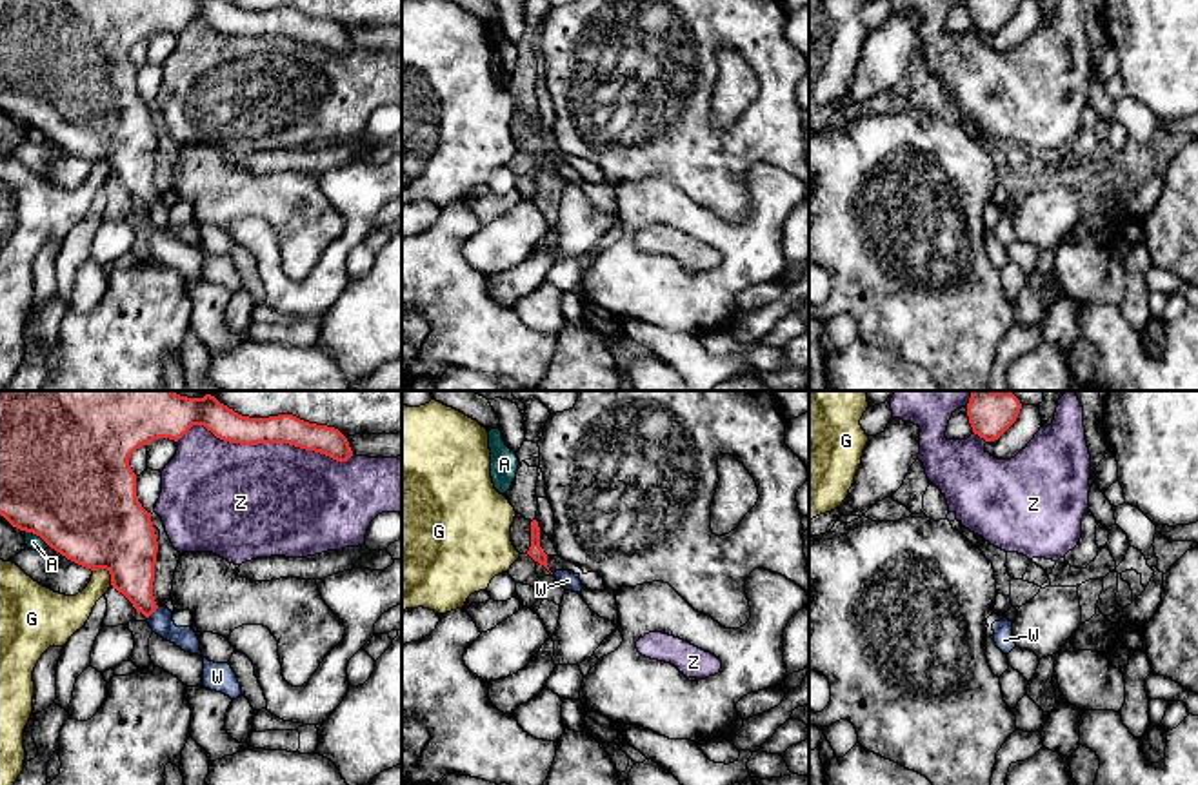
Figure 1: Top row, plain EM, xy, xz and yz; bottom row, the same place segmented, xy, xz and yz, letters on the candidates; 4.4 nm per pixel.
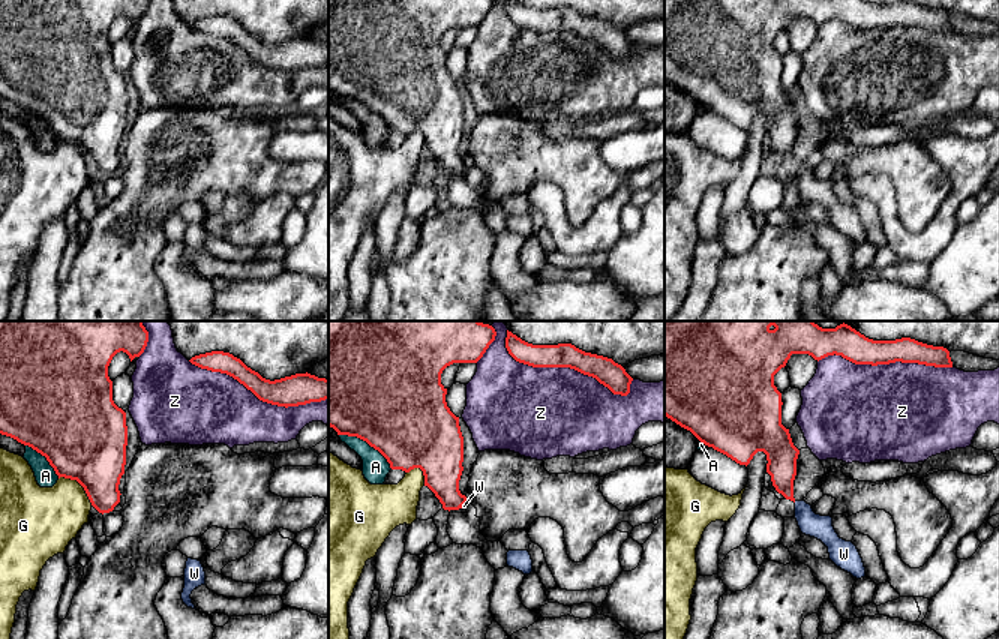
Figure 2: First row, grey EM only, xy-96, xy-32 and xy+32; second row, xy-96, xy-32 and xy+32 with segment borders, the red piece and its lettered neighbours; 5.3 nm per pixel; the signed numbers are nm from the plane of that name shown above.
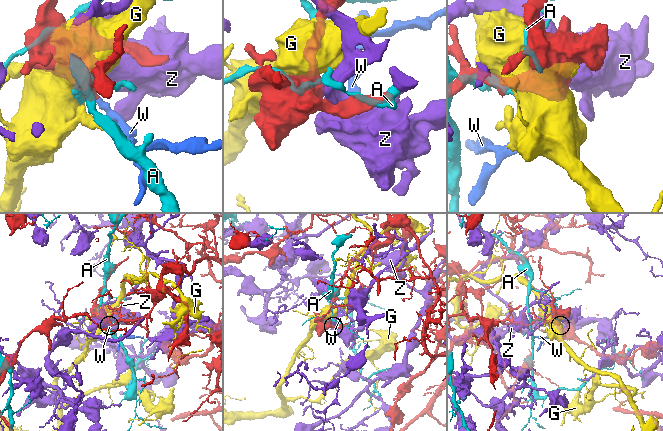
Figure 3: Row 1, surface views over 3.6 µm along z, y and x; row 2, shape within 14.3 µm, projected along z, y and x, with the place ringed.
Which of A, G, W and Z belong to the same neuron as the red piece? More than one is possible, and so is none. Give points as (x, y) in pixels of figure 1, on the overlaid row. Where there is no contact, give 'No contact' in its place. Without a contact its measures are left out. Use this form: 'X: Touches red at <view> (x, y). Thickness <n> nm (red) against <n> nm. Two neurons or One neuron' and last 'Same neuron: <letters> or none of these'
A: Touches red at xy (39, 535). Thickness 500 nm (red) against 70 nm. Two neurons
G: Touches red at xy (106, 569). Thickness 440 nm (red) against 160 nm. Two neurons
W: Touches red at xy (153, 611). Thickness 220 nm (red) against 100 nm. One neuron
Z: Touches red at xy (266, 442). Thickness 140 nm (red) against 500 nm. Two neurons
Same neuron: W

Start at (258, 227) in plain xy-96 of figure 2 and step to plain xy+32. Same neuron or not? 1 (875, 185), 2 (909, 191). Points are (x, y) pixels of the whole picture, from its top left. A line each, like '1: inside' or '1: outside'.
1: inside
2: outside

